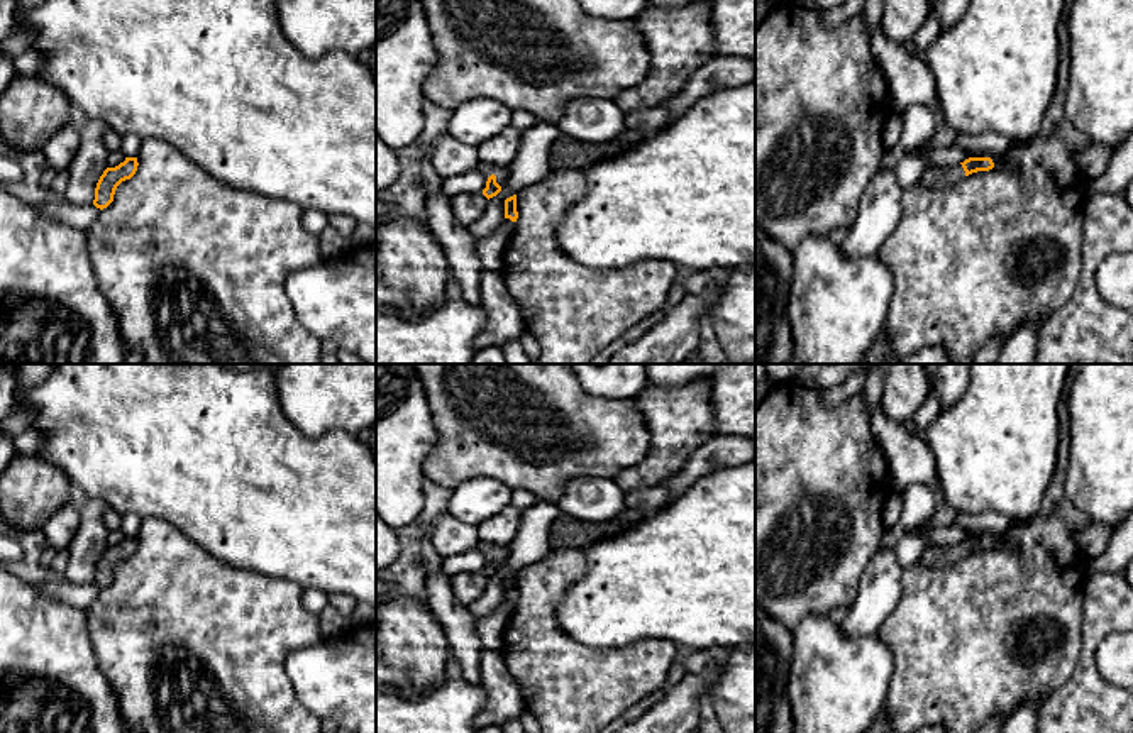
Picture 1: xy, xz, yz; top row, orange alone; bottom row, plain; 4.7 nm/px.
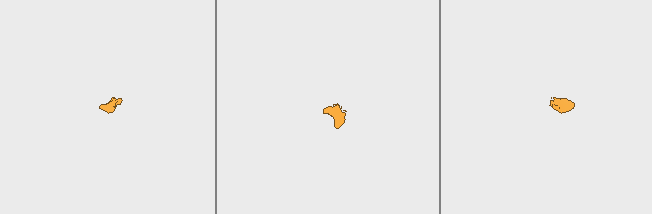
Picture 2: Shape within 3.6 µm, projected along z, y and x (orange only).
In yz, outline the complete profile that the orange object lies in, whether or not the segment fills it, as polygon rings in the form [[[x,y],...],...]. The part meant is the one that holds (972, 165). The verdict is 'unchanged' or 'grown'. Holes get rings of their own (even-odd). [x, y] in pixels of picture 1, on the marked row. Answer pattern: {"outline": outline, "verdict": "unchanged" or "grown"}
{"outline": [[[969,157],[959,166],[952,168],[928,168],[920,183],[925,186],[953,186],[957,185],[964,176],[969,176],[977,171],[989,171],[994,168],[994,163],[991,157]]], "verdict": "grown"}

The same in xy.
{"outline": [[[125,157],[119,166],[107,168],[97,183],[93,205],[100,210],[107,208],[113,201],[117,186],[130,179],[137,166],[137,157]]], "verdict": "unchanged"}

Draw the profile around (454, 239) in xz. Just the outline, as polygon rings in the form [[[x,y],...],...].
[[[442,190],[428,193],[425,207],[427,227],[449,262],[452,293],[471,305],[481,305],[479,281],[483,269],[469,230],[457,222],[450,198]]]

